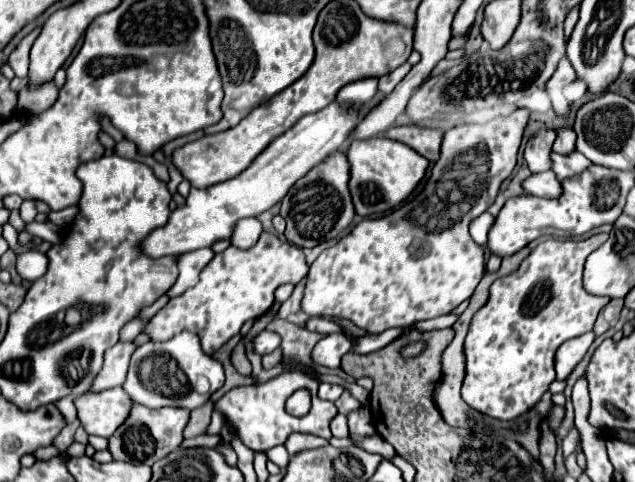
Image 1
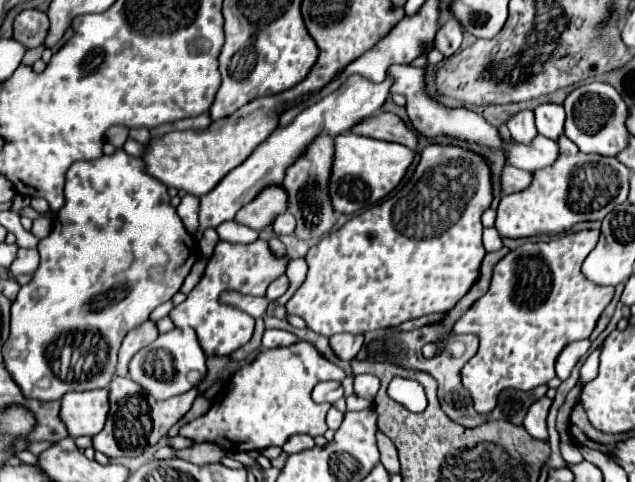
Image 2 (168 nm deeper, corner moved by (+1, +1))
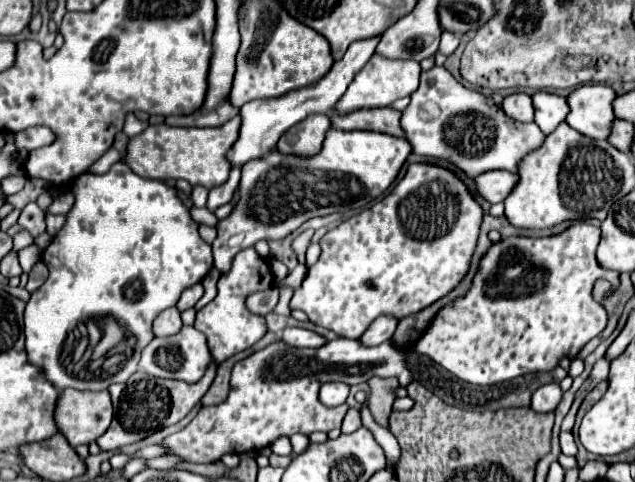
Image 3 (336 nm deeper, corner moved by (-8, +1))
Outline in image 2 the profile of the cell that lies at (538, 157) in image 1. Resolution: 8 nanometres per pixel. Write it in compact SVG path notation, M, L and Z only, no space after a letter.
M520 111L508 121L508 129L512 133L512 139L516 139L522 145L530 145L532 139L538 135L538 129L534 125L534 111Z

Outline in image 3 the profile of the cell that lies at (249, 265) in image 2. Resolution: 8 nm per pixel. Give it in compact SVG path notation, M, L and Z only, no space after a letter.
M245 249L243 253L237 253L231 271L227 275L221 275L219 279L217 297L209 305L205 305L201 311L197 311L197 319L195 319L195 329L205 333L209 351L215 361L221 363L231 355L249 349L253 343L257 343L265 335L267 331L265 317L251 313L245 305L245 299L255 291L269 289L271 285L273 285L273 273L267 261L261 259L255 253L255 249Z

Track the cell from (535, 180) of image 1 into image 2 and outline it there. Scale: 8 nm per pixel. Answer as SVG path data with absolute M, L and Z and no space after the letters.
M506 165L502 169L502 191L504 193L516 193L526 189L532 183L532 173L516 169L512 165Z

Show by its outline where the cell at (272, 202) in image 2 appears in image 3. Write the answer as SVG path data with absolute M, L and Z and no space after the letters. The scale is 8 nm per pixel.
M331 127L317 155L311 155L305 159L299 155L283 155L279 151L273 151L263 159L245 163L241 169L241 181L239 181L239 201L233 207L231 215L227 215L225 219L219 219L217 223L217 237L213 241L215 269L221 275L229 273L231 263L239 251L253 247L261 239L265 241L283 239L311 217L343 213L343 211L361 209L369 205L395 181L409 153L411 153L411 147L407 147L407 141L401 137L391 137L387 133L377 133L377 131L341 131Z

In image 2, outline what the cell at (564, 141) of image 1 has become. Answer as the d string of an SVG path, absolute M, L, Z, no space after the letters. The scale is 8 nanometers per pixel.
M544 103L540 107L534 109L536 115L536 127L540 131L540 135L548 137L548 139L558 139L560 135L564 135L564 107L562 105L554 105L554 103Z

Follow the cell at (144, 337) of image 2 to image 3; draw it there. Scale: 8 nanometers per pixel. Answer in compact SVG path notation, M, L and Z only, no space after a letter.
M171 307L171 309L165 309L159 313L159 317L153 323L153 333L157 337L159 335L175 335L181 331L181 327L183 327L181 311L177 307Z

